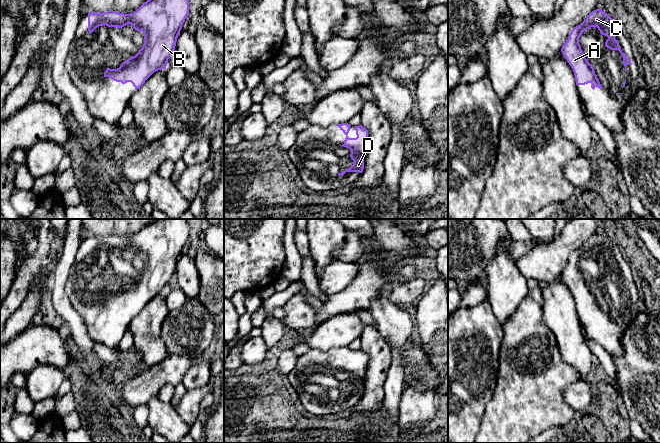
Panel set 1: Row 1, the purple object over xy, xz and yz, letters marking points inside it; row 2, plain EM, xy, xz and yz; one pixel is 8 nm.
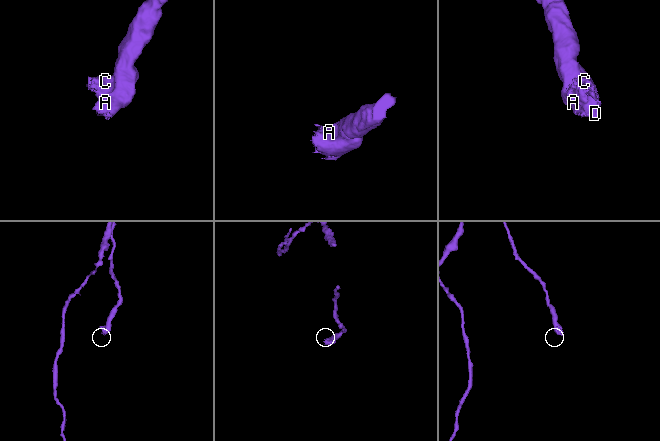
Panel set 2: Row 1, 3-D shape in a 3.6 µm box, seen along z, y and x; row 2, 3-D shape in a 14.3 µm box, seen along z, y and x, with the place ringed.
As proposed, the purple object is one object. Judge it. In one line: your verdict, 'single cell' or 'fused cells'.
single cell

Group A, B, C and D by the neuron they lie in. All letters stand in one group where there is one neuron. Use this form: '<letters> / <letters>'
A B C D

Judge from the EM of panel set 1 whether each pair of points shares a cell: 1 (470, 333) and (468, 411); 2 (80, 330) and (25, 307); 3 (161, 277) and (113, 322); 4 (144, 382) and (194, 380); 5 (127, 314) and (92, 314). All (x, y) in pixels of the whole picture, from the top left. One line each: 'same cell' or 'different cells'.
1: same cell
2: different cells
3: same cell
4: different cells
5: same cell

